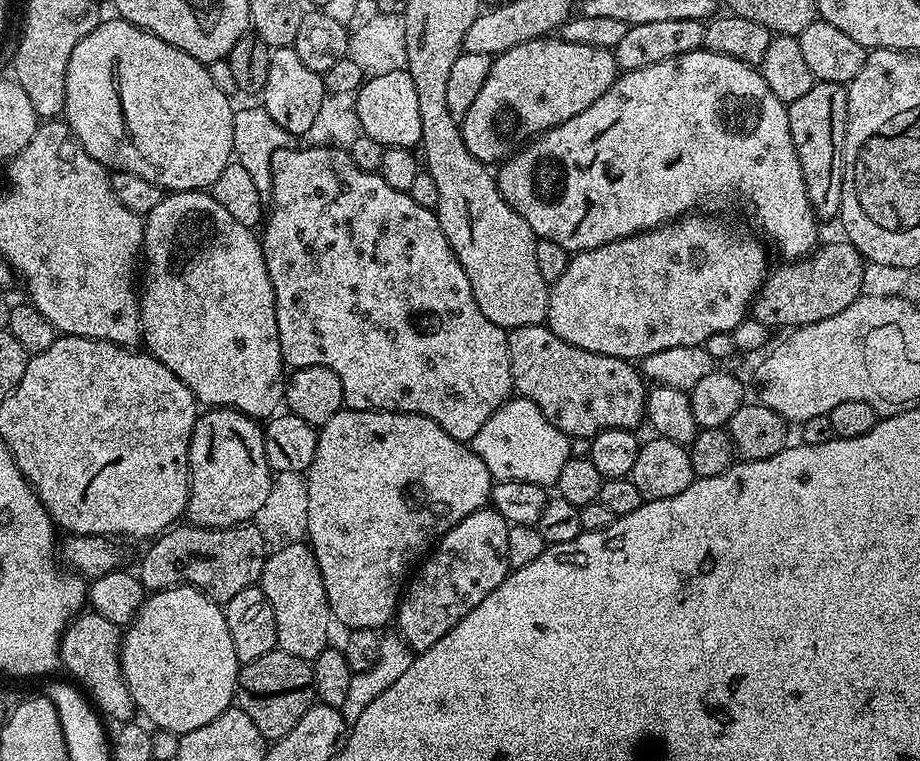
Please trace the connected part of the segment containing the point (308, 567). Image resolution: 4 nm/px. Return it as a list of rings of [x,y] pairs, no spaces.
[[[301,542],[269,551],[258,586],[266,594],[270,606],[274,606],[276,648],[286,654],[294,654],[294,658],[309,662],[316,660],[318,654],[329,647],[328,627],[333,627],[334,617],[326,598],[322,570],[318,570],[311,547]]]

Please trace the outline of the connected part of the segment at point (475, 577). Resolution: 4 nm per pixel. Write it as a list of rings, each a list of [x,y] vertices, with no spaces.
[[[491,506],[480,508],[462,518],[458,526],[440,537],[430,555],[407,581],[406,591],[394,617],[394,624],[400,627],[400,639],[407,642],[413,653],[425,652],[462,617],[470,614],[470,610],[478,606],[478,602],[482,602],[490,590],[498,587],[510,569],[515,570],[534,562],[534,558],[538,558],[545,547],[539,527],[521,524],[510,527],[502,514],[498,514]]]

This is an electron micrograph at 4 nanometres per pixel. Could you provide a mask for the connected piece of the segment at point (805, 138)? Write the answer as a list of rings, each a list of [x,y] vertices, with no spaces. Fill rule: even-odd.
[[[826,82],[813,83],[802,98],[787,105],[790,122],[790,138],[794,142],[794,150],[798,154],[798,162],[802,166],[802,178],[806,182],[806,194],[810,198],[810,206],[821,221],[835,221],[840,214],[842,202],[842,182],[844,181],[844,139],[846,138],[846,122],[848,121],[848,89],[845,85]]]

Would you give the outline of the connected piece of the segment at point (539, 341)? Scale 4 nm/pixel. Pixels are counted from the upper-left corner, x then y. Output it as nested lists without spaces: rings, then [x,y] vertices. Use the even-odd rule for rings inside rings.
[[[544,324],[511,329],[508,332],[508,349],[513,389],[538,405],[542,414],[546,414],[546,418],[550,418],[550,422],[554,422],[554,426],[558,426],[568,437],[594,437],[607,428],[636,430],[645,419],[646,381],[635,363],[575,348],[570,342],[558,338],[558,334]]]

